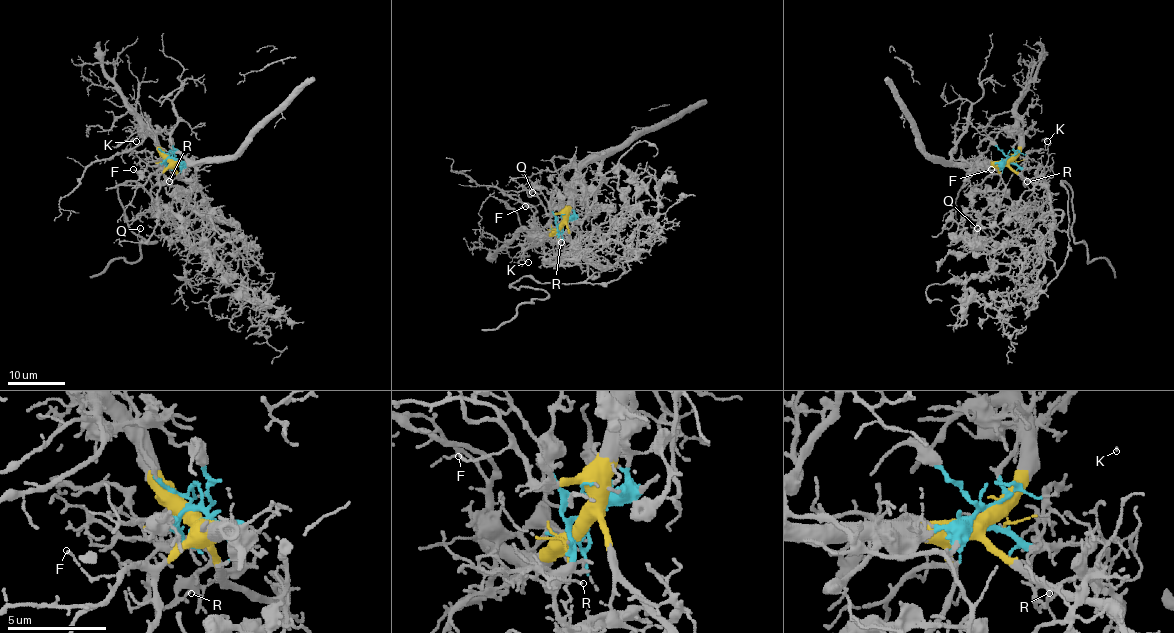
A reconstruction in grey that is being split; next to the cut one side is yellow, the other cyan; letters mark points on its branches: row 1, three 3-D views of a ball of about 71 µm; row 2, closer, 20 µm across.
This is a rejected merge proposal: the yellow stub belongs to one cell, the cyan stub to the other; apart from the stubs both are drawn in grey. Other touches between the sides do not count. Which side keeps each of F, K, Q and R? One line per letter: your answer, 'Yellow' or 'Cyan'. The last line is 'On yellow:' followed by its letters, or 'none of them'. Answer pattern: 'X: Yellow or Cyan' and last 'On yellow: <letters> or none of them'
F: Yellow
K: Cyan
Q: Yellow
R: Cyan
On yellow: F, Q

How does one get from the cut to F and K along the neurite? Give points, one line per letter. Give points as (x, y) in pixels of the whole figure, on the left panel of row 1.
F: (170, 158), (169, 165), (157, 174), (139, 175), (133, 170)
K: (170, 158), (166, 160), (166, 167), (160, 168), (147, 151), (129, 148), (133, 138), (136, 141)

